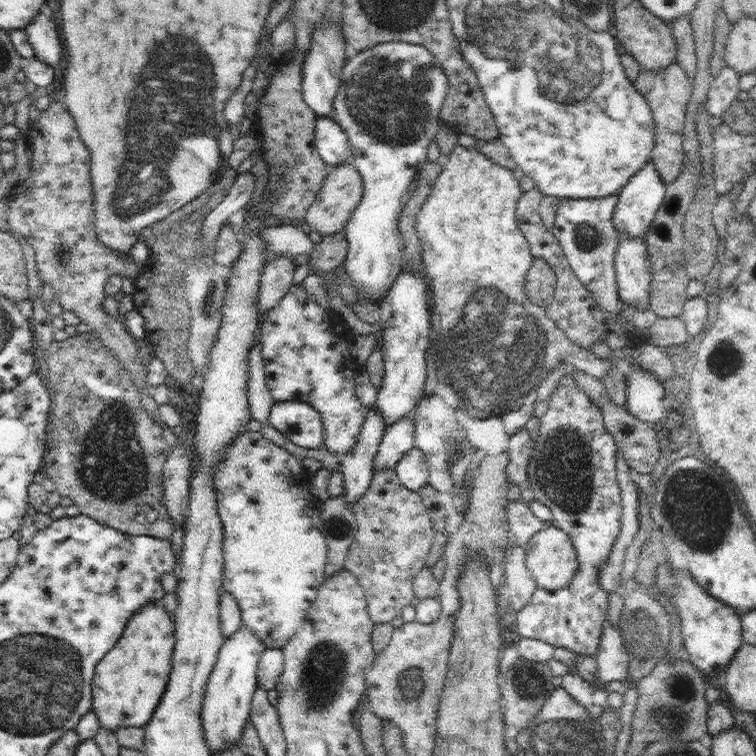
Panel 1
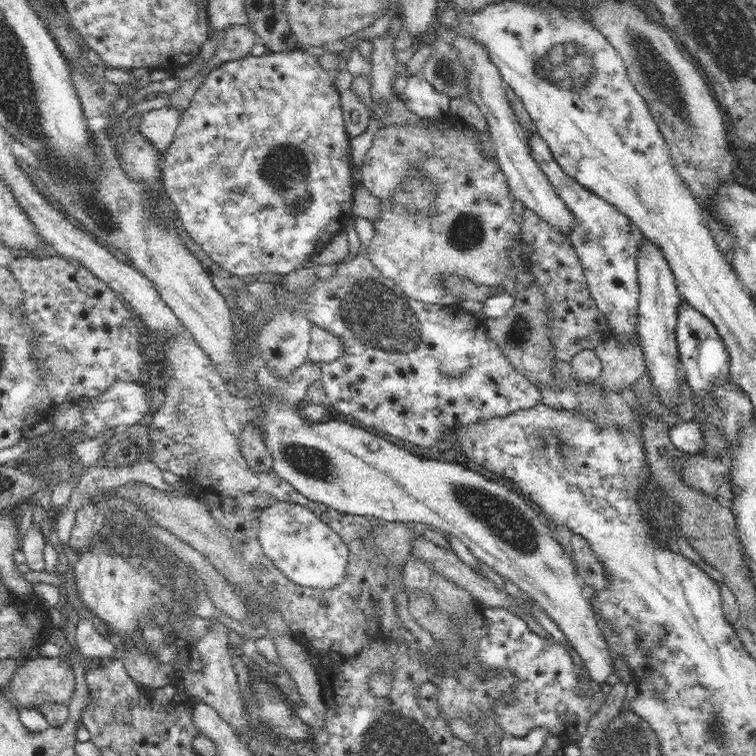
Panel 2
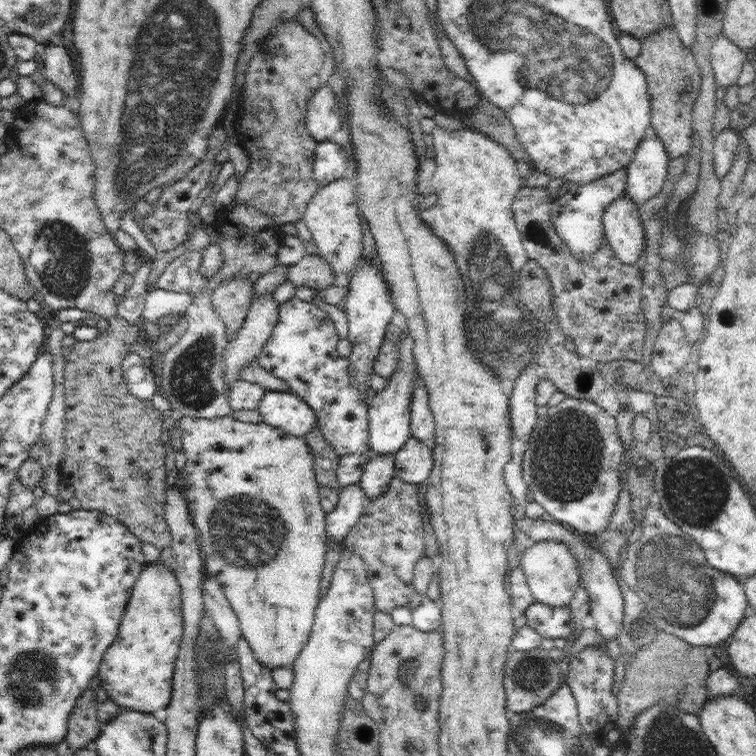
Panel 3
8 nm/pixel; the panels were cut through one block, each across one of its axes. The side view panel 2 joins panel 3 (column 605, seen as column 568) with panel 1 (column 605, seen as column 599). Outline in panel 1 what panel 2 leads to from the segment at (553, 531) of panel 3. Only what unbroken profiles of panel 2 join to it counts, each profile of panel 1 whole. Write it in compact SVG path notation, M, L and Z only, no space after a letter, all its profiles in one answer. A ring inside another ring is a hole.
M607 618L603 622L595 658L597 658L597 680L601 684L607 684L611 680L625 682L629 672L629 654L623 648L619 624L611 624Z

